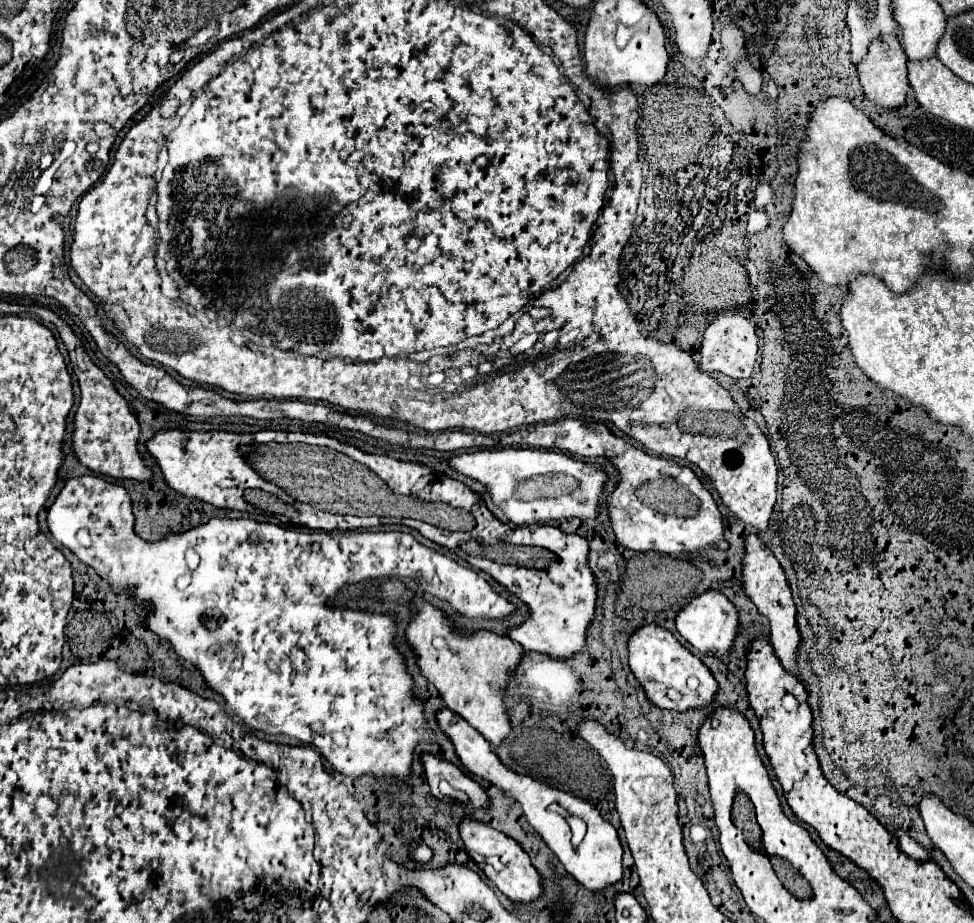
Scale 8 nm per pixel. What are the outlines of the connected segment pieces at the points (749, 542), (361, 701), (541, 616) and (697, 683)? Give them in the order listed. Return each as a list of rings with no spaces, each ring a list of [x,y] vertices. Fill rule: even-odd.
[[[747,535],[745,537],[745,557],[741,559],[743,569],[741,569],[741,587],[745,591],[745,595],[755,603],[755,607],[759,609],[761,615],[765,615],[771,623],[771,643],[773,649],[777,653],[777,657],[781,659],[781,663],[785,665],[787,671],[795,673],[795,649],[799,647],[799,631],[797,631],[797,623],[795,623],[795,603],[791,597],[791,589],[787,585],[785,573],[779,565],[779,561],[773,557],[773,553],[769,551],[769,547],[761,541],[759,535]]]
[[[97,475],[67,479],[55,503],[49,507],[47,525],[51,535],[81,561],[91,565],[99,577],[117,589],[131,589],[131,597],[137,603],[151,601],[155,605],[155,611],[149,615],[151,631],[169,639],[183,659],[197,665],[207,685],[221,693],[227,705],[251,725],[251,729],[261,729],[269,735],[289,735],[307,743],[319,749],[333,769],[347,777],[366,774],[407,779],[415,745],[421,739],[435,743],[435,735],[425,727],[423,705],[413,695],[413,679],[407,675],[405,661],[393,645],[395,619],[381,613],[369,617],[369,613],[329,609],[325,597],[334,595],[347,584],[410,577],[420,589],[449,601],[457,613],[471,619],[503,617],[515,611],[515,607],[497,595],[475,571],[419,545],[411,533],[365,531],[329,535],[324,531],[303,533],[283,529],[251,519],[211,519],[207,525],[189,529],[187,533],[149,543],[133,531],[135,517],[125,487]],[[187,549],[193,549],[201,557],[201,563],[191,573],[191,585],[185,591],[177,591],[177,577],[189,571],[185,563]]]
[[[521,527],[515,531],[515,543],[527,541],[527,545],[549,549],[563,569],[523,569],[517,565],[499,565],[489,559],[473,559],[473,567],[489,573],[497,583],[501,583],[509,593],[519,597],[527,609],[529,619],[509,629],[507,635],[519,643],[523,649],[545,651],[551,657],[565,659],[575,651],[585,647],[585,633],[595,613],[595,597],[597,587],[593,581],[593,573],[587,565],[587,539],[581,535],[563,533],[553,527]]]
[[[643,625],[631,633],[627,649],[629,669],[655,707],[687,711],[703,707],[715,697],[717,681],[713,679],[711,671],[701,663],[701,659],[689,653],[667,629],[659,625]]]

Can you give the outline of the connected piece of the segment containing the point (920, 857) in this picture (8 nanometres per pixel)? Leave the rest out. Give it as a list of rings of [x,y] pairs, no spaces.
[[[897,829],[897,831],[893,831],[893,833],[895,833],[895,837],[899,839],[901,851],[905,851],[909,857],[913,857],[913,859],[917,859],[917,861],[929,861],[929,859],[931,859],[931,857],[929,857],[929,851],[923,849],[909,833],[905,833],[905,831],[901,831],[901,829]]]

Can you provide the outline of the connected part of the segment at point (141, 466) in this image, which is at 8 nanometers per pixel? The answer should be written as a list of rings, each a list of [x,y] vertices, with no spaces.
[[[71,361],[73,371],[79,381],[81,401],[73,421],[71,449],[75,457],[97,475],[109,475],[115,479],[135,479],[151,481],[153,469],[143,461],[137,443],[141,437],[141,427],[127,407],[127,401],[115,391],[113,383],[93,361]]]

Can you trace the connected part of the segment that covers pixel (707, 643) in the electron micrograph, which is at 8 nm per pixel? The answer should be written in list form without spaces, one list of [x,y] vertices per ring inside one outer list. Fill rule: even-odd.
[[[705,591],[693,597],[685,609],[681,609],[675,617],[677,631],[685,641],[689,641],[697,651],[713,657],[723,657],[731,651],[735,633],[737,633],[737,609],[733,603],[719,591]]]

